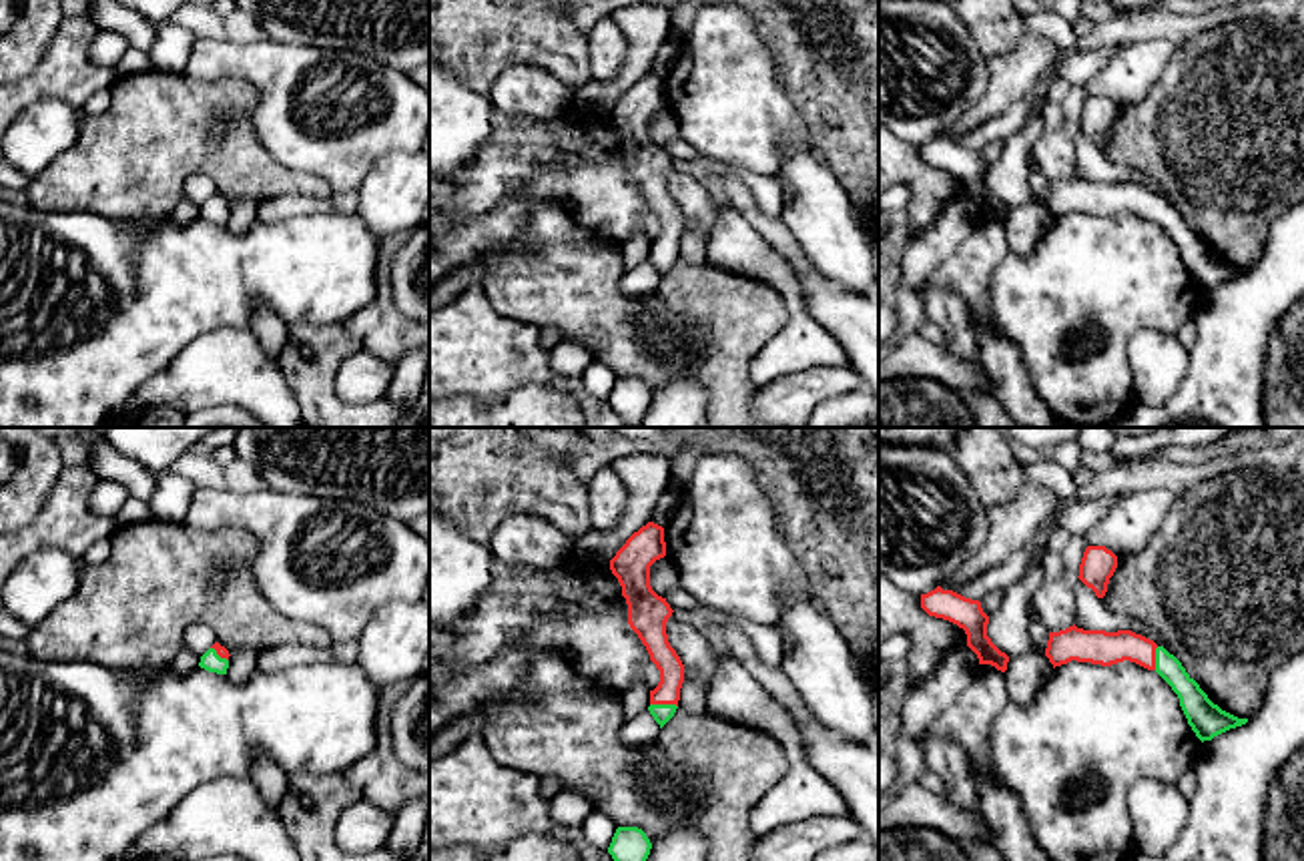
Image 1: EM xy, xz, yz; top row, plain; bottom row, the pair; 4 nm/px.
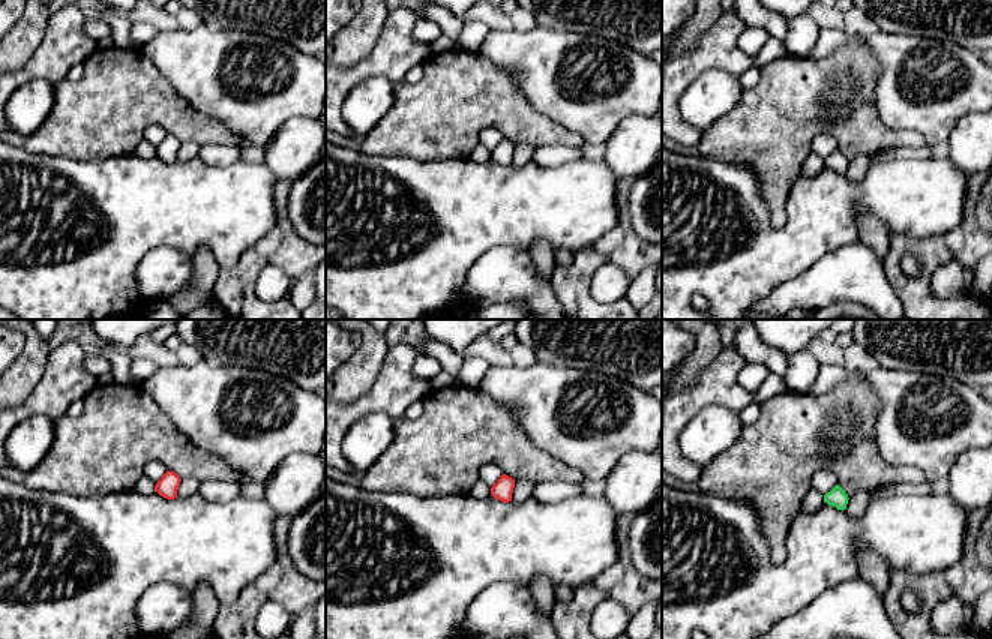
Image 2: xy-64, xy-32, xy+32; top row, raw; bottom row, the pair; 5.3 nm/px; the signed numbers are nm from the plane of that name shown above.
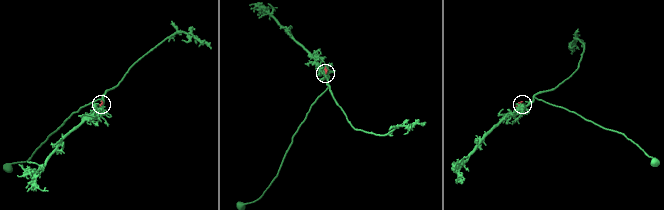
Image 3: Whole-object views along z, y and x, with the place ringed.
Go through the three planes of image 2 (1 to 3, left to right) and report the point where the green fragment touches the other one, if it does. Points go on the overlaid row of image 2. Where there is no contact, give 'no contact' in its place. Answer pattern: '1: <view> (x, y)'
1: no contact
2: no contact
3: no contact

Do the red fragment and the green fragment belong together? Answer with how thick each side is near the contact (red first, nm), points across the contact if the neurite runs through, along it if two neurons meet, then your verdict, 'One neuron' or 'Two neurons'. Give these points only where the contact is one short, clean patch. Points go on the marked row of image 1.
Thickness 100 nm (red) against 80 nm. One neuron

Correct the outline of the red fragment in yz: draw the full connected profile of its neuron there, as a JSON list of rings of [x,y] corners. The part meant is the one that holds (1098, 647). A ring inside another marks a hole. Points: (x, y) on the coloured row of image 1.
[[[1073,624],[1065,630],[1049,632],[1045,656],[1053,668],[1071,660],[1101,666],[1129,660],[1156,670],[1178,694],[1188,725],[1202,743],[1248,723],[1248,719],[1238,719],[1214,704],[1182,662],[1164,646],[1131,630],[1083,630]]]

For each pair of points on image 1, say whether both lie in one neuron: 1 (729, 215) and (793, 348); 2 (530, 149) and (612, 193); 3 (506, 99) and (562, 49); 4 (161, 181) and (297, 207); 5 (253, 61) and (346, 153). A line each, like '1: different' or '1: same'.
1: same
2: same
3: different
4: different
5: same

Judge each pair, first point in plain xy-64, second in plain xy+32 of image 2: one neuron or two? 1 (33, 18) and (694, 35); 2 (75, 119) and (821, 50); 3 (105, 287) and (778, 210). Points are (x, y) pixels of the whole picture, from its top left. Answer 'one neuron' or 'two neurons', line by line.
1: one neuron
2: two neurons
3: two neurons

